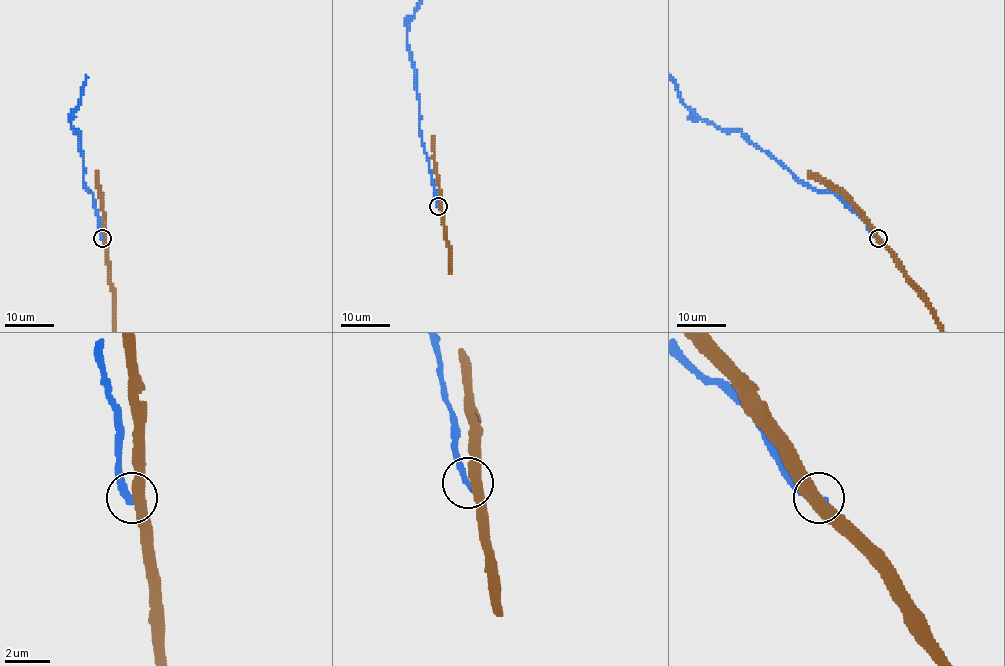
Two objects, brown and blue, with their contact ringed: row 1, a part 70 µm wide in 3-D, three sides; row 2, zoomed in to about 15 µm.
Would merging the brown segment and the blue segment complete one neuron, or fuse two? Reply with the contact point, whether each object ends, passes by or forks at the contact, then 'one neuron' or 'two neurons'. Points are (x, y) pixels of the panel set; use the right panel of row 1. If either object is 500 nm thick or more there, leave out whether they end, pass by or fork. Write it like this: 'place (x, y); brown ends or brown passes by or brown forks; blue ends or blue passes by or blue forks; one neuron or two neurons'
place (878, 238); brown passes by; blue ends; two neurons

